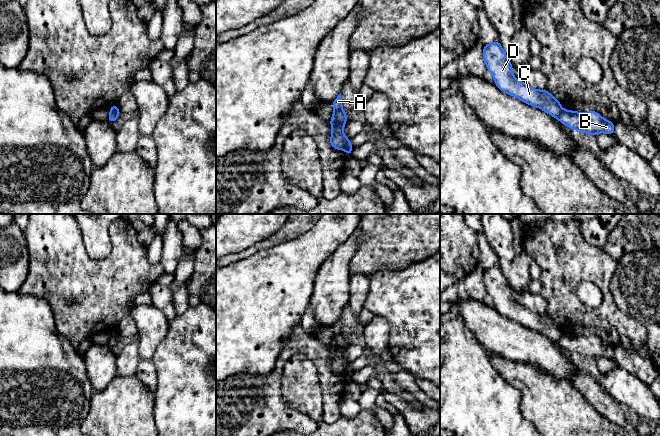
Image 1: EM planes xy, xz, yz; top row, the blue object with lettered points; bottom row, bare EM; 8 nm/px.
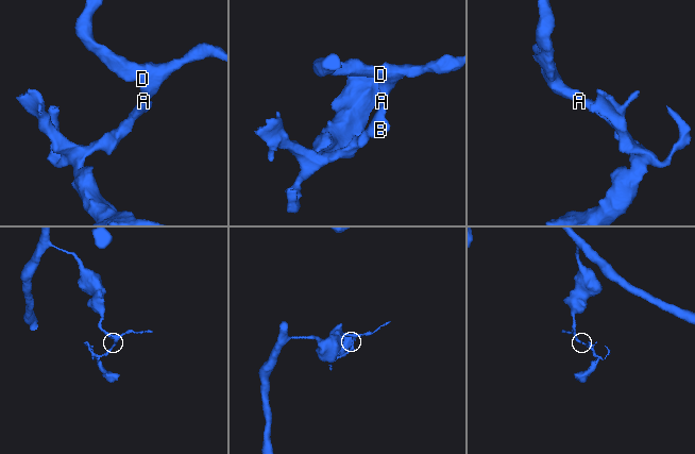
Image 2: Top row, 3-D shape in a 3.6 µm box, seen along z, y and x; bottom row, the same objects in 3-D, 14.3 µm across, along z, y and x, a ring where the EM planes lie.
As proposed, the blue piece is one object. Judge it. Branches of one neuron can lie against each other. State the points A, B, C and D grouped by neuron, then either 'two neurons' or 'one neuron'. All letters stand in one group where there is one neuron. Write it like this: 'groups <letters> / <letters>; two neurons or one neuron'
groups A C D / B; two neurons

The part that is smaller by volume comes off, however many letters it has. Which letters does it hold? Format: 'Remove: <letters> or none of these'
Remove: B

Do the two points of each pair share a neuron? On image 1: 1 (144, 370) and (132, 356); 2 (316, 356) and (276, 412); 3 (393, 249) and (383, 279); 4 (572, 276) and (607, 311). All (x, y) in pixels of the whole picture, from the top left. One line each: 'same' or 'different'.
1: different
2: same
3: different
4: same

